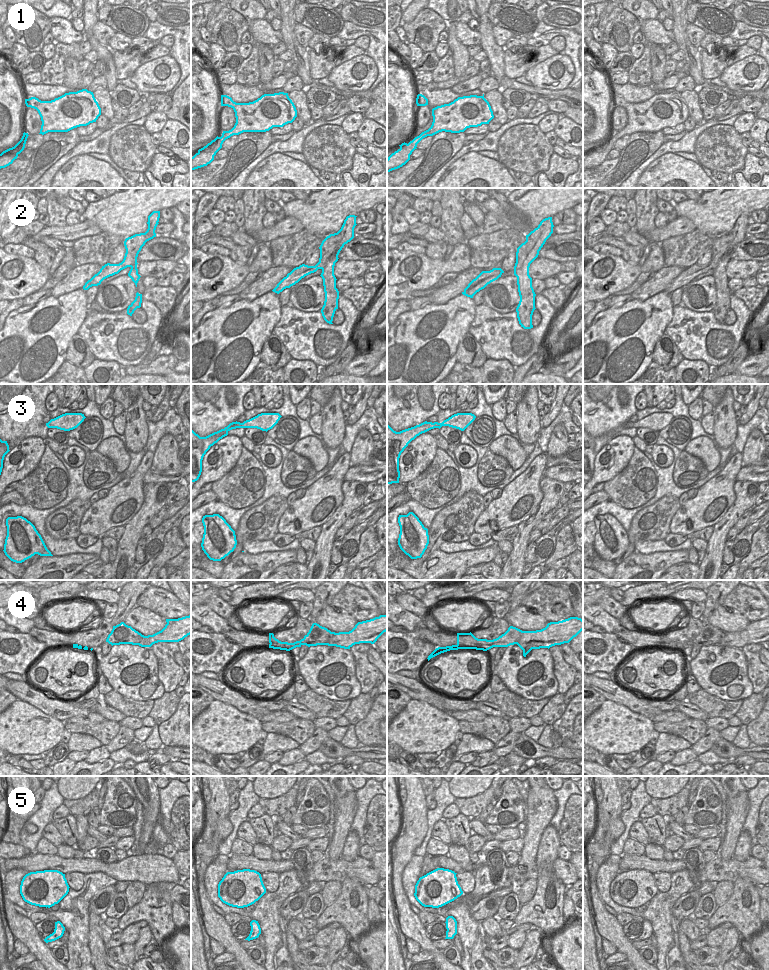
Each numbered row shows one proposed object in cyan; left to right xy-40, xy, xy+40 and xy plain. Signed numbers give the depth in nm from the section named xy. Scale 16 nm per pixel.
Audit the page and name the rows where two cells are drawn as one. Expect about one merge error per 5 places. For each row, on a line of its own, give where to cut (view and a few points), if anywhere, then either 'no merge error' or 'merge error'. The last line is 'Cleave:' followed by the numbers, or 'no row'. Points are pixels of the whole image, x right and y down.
1: no cut | no merge error
2: xy (335, 237), (337, 251), (322, 269) | merge error
3: no cut | no merge error
4: xy+40 (495, 639), (505, 641), (509, 645) | merge error
5: no cut | no merge error
Cleave: 2, 4

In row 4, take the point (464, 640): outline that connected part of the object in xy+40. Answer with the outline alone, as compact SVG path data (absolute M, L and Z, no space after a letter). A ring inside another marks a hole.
M471 632L470 633L457 633L457 644L446 647L438 647L436 648L429 656L428 661L447 651L450 650L458 650L458 649L476 649L487 651L493 647L508 647L509 644L500 640L487 640L487 639L478 639Z

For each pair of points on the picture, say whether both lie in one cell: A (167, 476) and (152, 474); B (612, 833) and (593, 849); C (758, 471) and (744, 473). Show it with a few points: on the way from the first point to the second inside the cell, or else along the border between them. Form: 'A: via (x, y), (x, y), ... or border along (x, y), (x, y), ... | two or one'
A: via (163, 476), (156, 476) | one
B: border along (600, 841), (610, 846) | two
C: via (755, 473), (747, 473) | one

